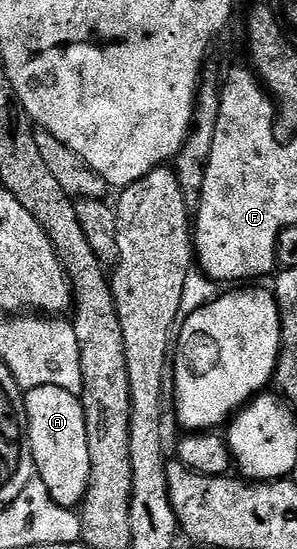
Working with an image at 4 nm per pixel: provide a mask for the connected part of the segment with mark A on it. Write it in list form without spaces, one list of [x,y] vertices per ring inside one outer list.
[[[54,386],[26,390],[23,394],[23,422],[27,427],[27,445],[40,485],[45,487],[55,504],[70,508],[80,507],[87,492],[91,464],[91,452],[87,452],[87,424],[80,397]]]

